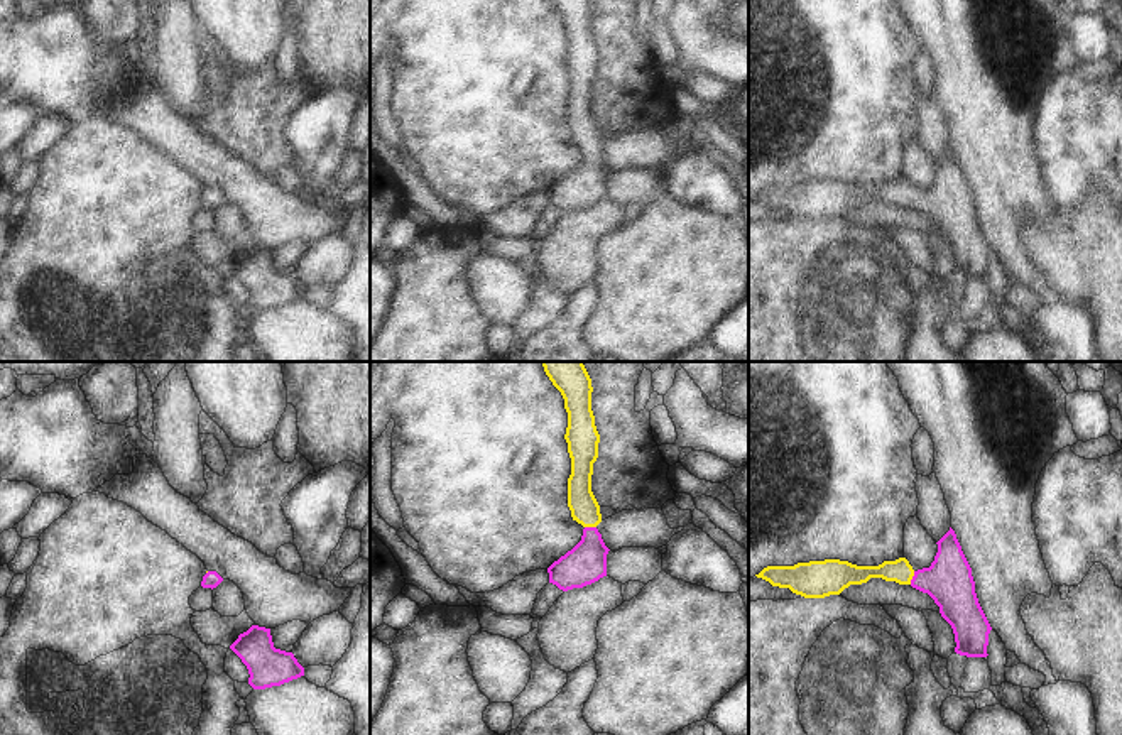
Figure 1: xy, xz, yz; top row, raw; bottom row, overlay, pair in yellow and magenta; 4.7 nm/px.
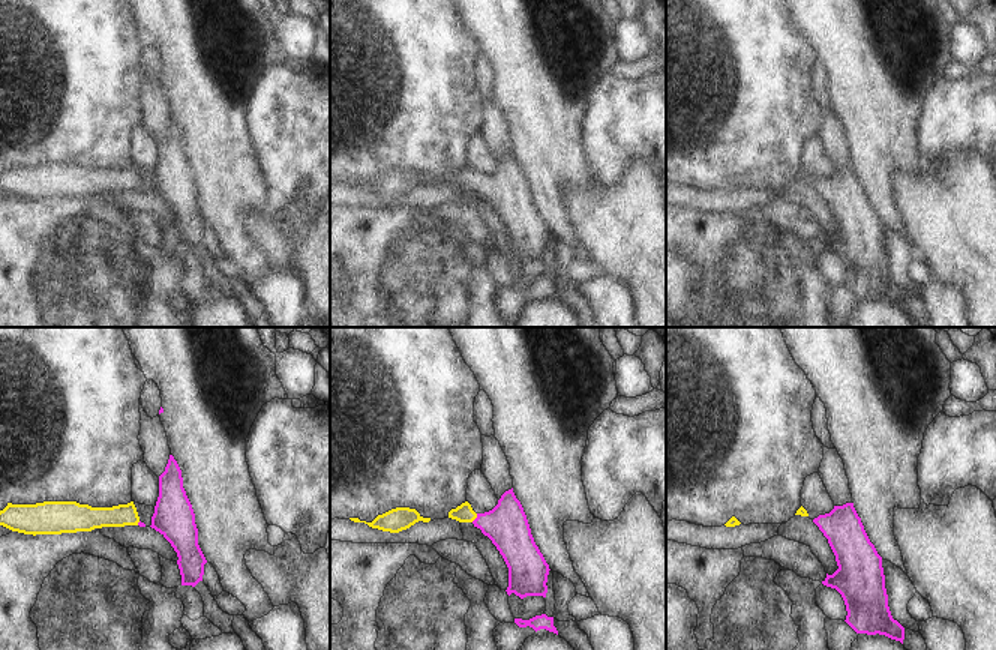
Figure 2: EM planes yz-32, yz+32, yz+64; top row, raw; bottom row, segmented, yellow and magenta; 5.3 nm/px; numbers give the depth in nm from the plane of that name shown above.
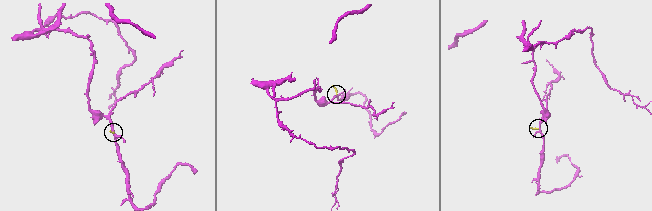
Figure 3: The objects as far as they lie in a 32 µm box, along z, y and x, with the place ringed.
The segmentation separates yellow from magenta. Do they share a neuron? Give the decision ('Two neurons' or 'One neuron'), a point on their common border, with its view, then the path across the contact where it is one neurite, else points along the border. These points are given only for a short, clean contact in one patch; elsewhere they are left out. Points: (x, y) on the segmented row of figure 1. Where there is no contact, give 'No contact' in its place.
One neuron. Touches yellow at yz (911, 578). Path across: yz (901, 571), (911, 578), (948, 580).

